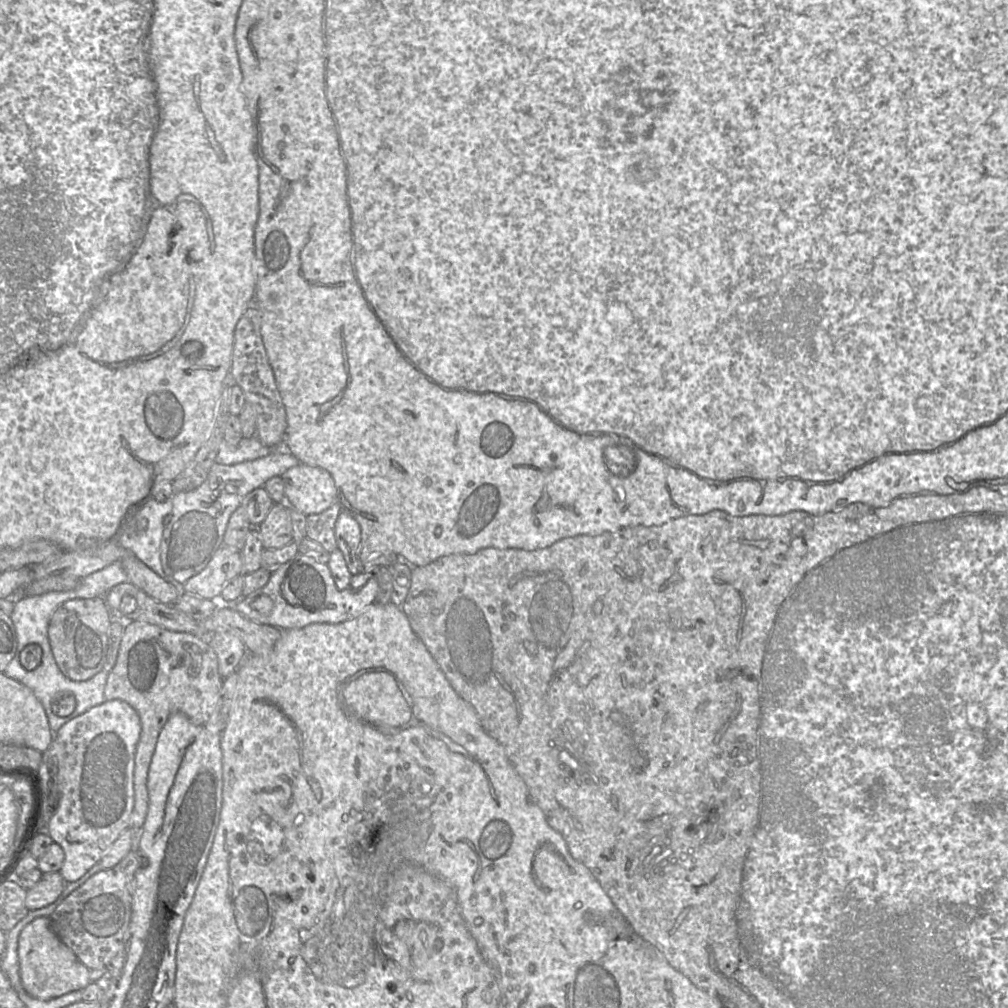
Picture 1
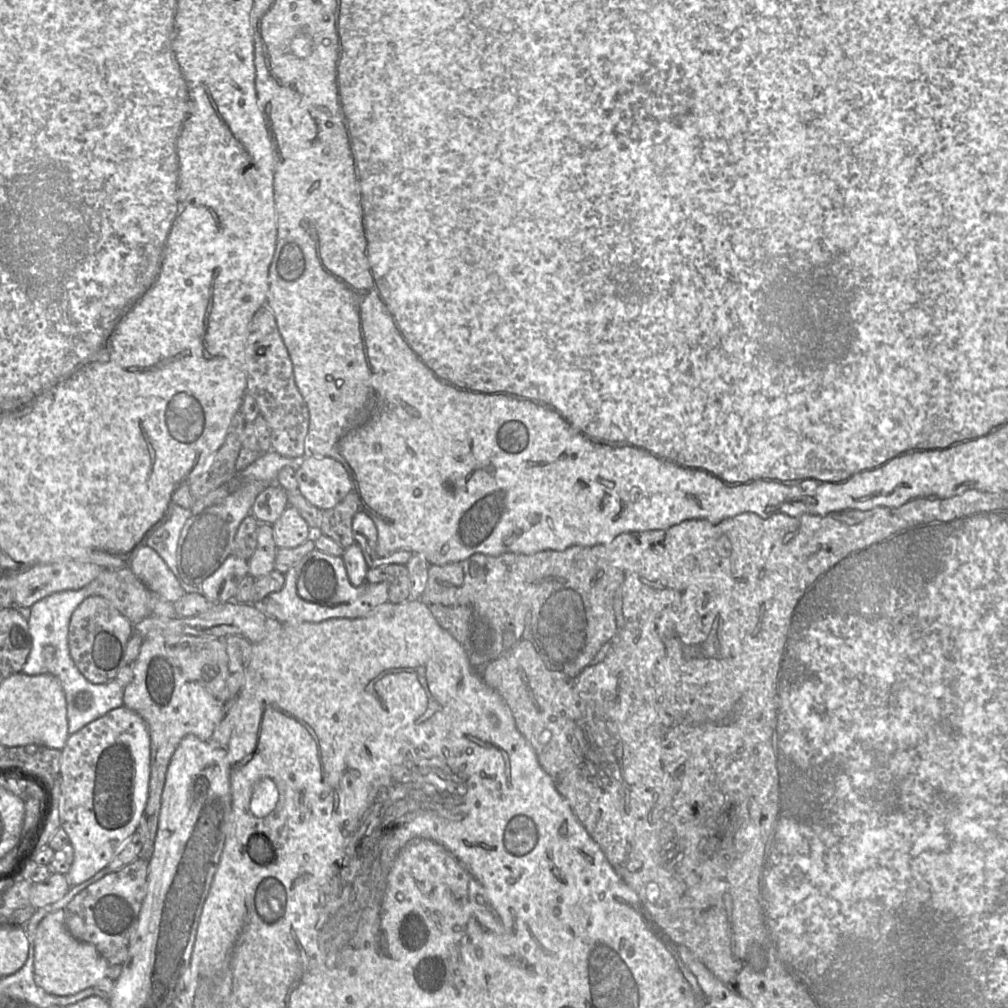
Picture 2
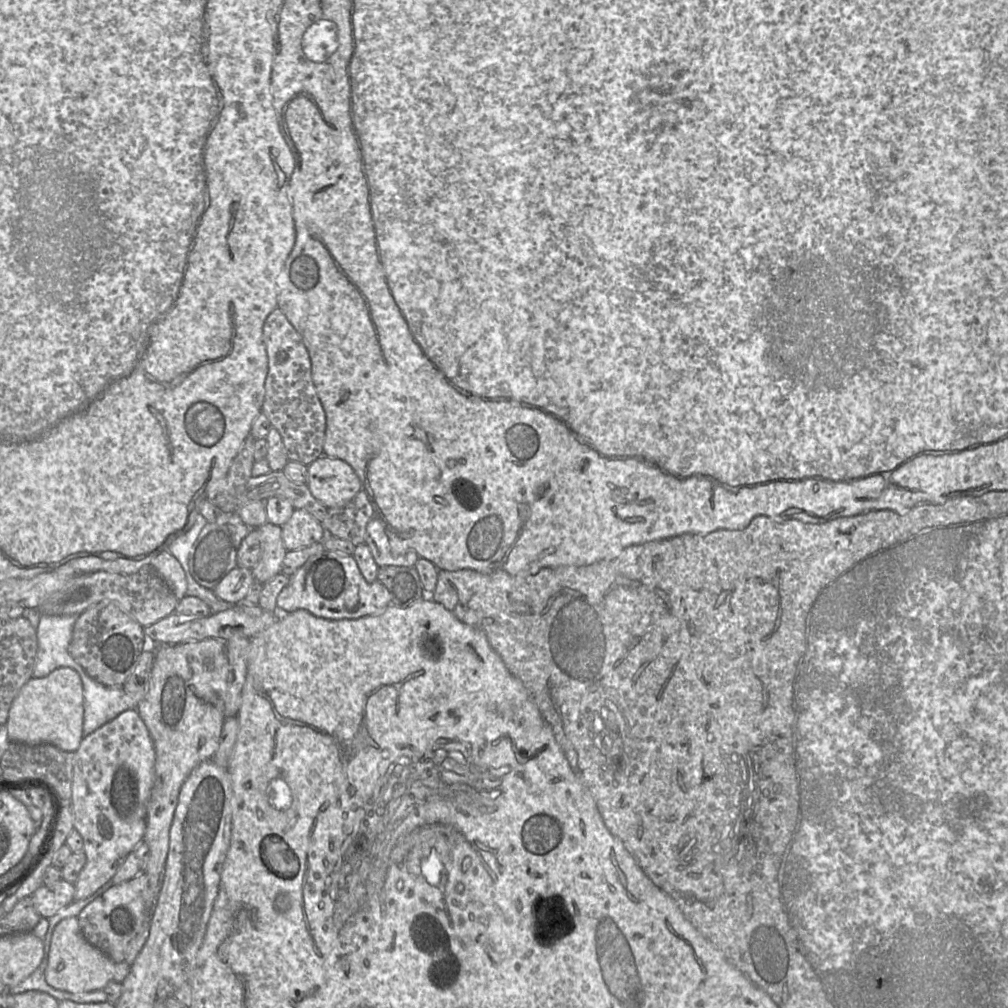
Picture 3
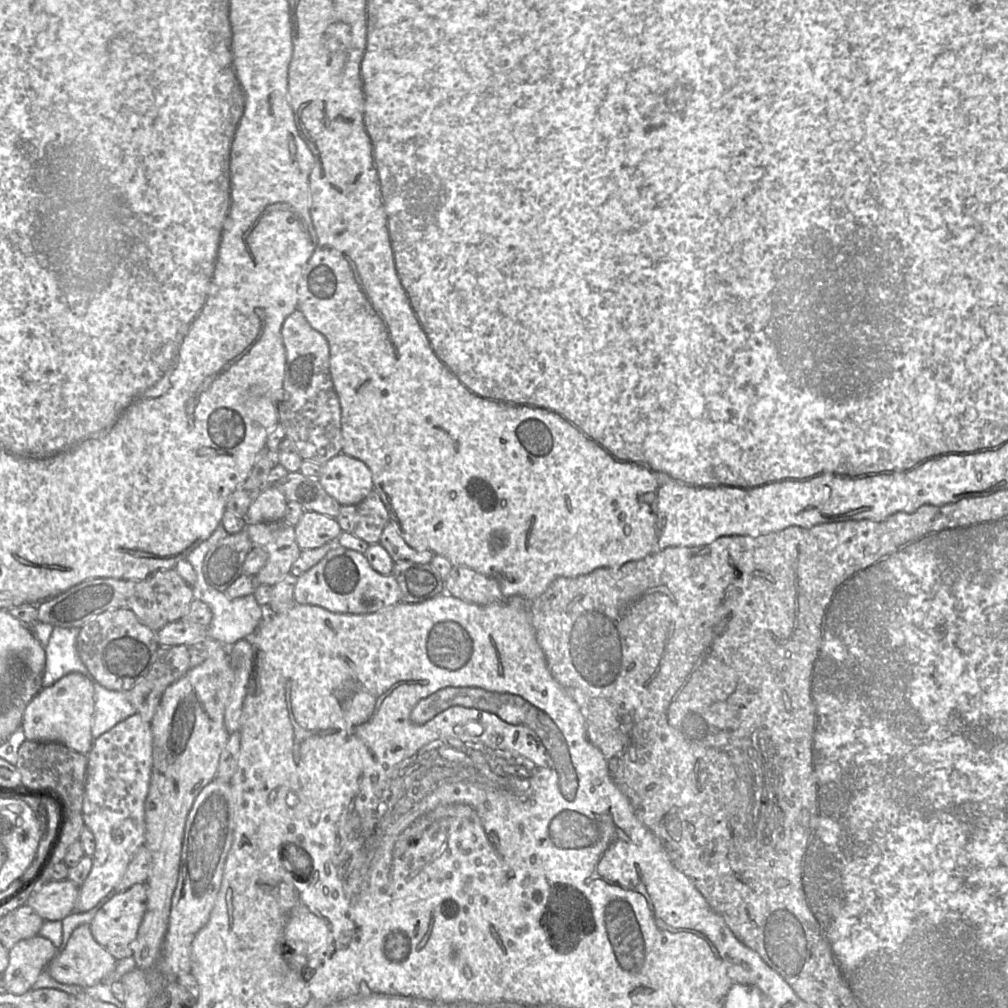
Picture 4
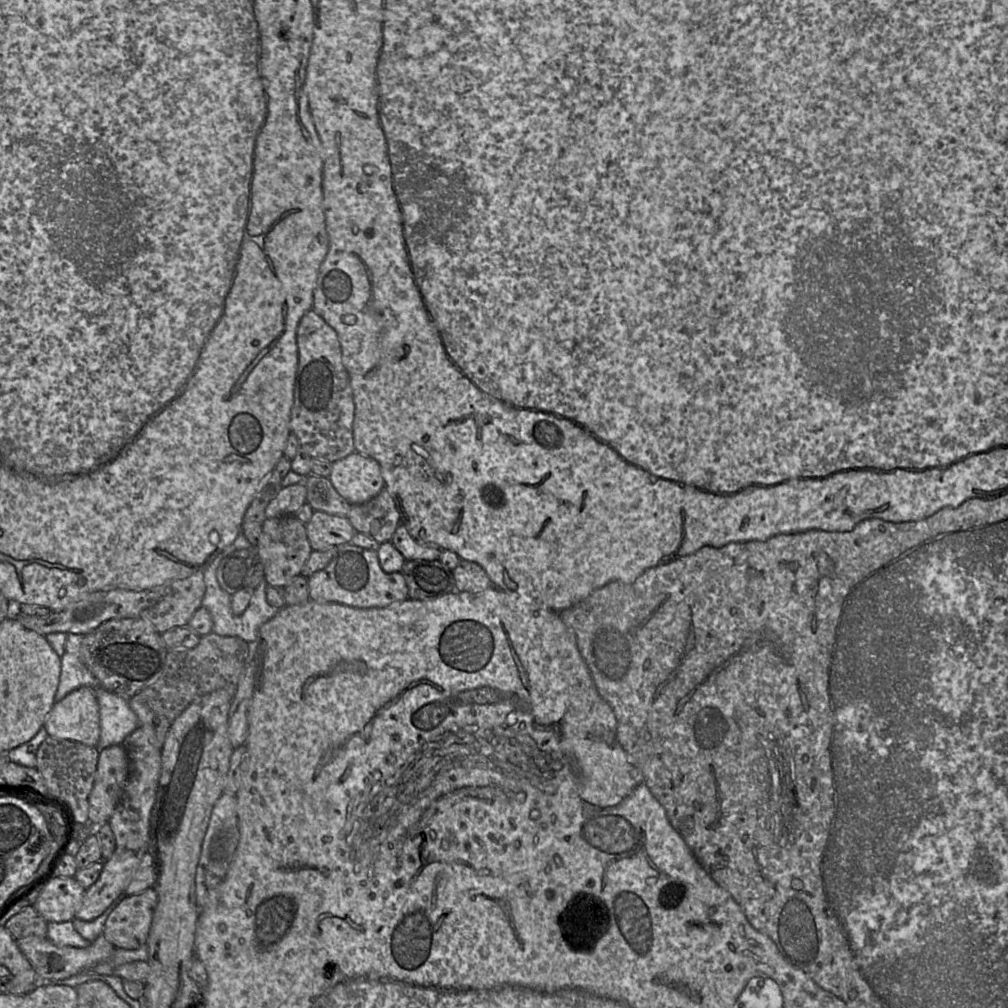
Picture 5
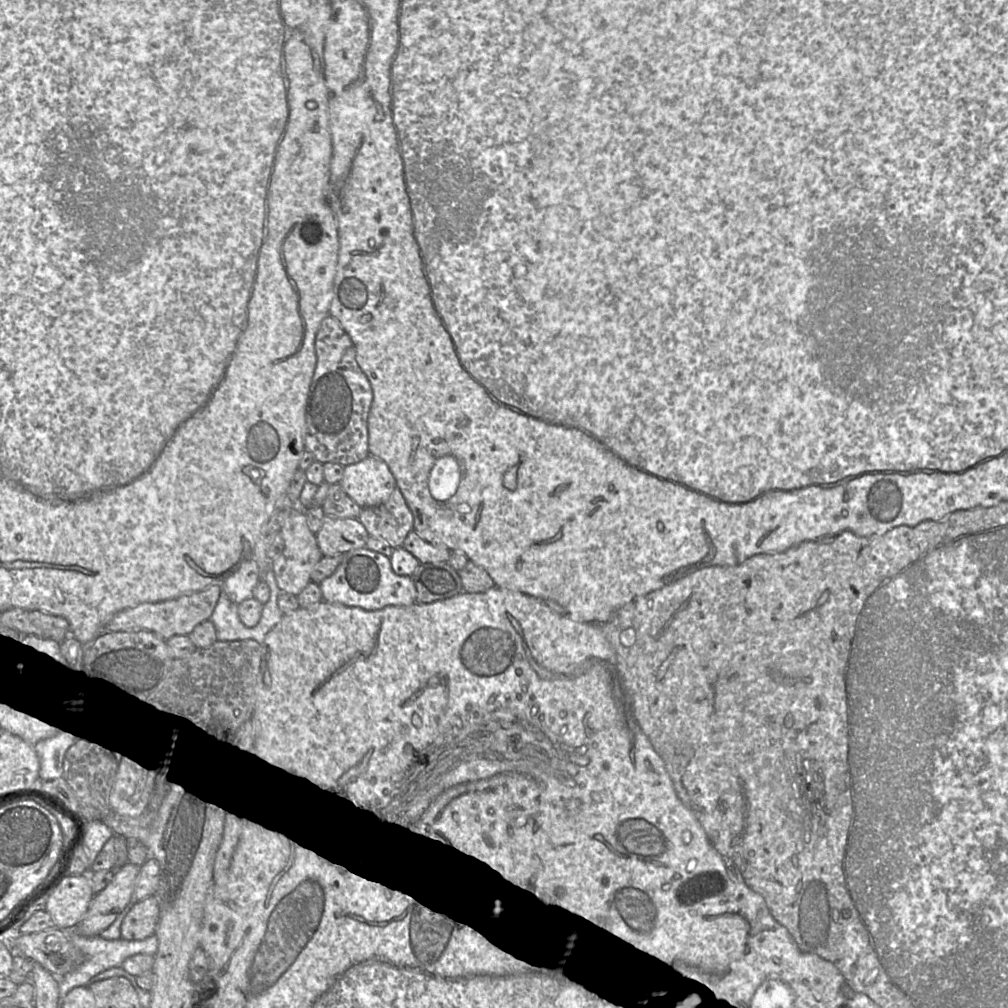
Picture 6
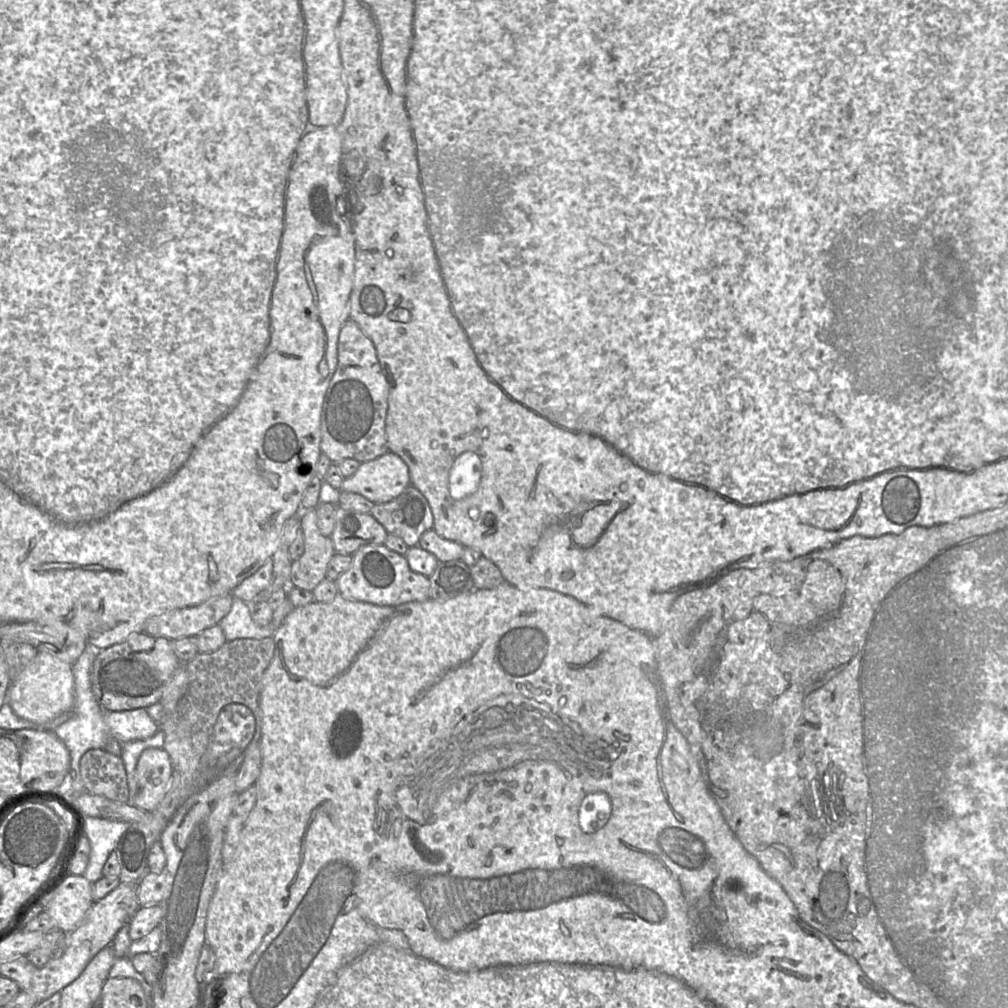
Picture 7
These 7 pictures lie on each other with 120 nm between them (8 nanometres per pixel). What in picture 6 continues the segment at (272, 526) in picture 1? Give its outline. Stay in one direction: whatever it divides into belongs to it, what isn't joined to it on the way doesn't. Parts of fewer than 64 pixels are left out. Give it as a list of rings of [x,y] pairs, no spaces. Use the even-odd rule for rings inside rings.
[[[327,515],[315,535],[323,556],[334,556],[365,548],[369,538],[367,530],[358,519],[334,518]]]

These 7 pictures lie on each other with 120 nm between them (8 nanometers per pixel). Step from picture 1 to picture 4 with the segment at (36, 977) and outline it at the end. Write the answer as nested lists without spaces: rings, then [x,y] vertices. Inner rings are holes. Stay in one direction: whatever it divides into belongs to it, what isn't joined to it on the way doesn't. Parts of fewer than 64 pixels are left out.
[[[89,924],[78,926],[68,941],[58,949],[58,953],[48,964],[47,970],[53,979],[62,984],[94,986],[105,981],[114,971],[117,963],[117,959],[95,940]]]

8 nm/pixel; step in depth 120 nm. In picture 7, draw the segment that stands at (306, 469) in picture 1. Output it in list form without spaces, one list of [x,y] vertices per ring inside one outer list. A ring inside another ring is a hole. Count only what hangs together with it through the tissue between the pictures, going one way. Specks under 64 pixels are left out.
[[[387,452],[361,463],[356,473],[344,478],[340,491],[357,493],[380,504],[397,498],[408,486],[408,466],[398,455]]]

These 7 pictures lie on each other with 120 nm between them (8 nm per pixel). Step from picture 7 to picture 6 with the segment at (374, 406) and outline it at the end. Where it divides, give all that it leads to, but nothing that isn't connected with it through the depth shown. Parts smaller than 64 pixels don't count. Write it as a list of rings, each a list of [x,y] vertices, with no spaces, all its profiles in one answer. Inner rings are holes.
[[[331,314],[322,320],[317,331],[315,353],[316,365],[306,407],[305,451],[320,463],[356,464],[370,456],[367,420],[373,393],[356,361],[351,338]]]

